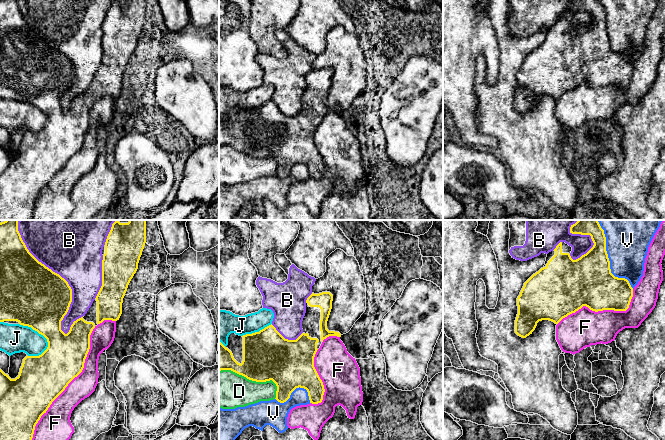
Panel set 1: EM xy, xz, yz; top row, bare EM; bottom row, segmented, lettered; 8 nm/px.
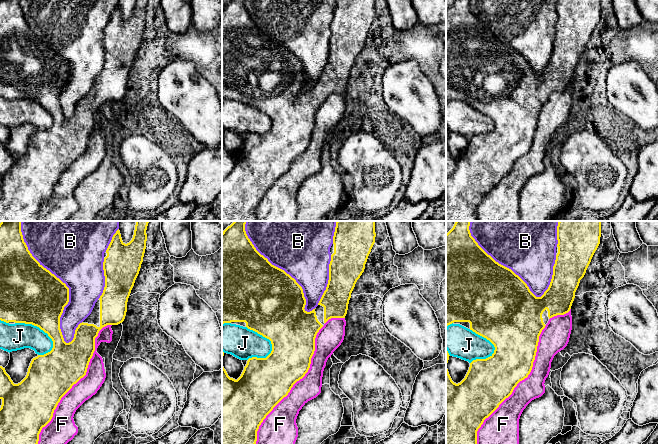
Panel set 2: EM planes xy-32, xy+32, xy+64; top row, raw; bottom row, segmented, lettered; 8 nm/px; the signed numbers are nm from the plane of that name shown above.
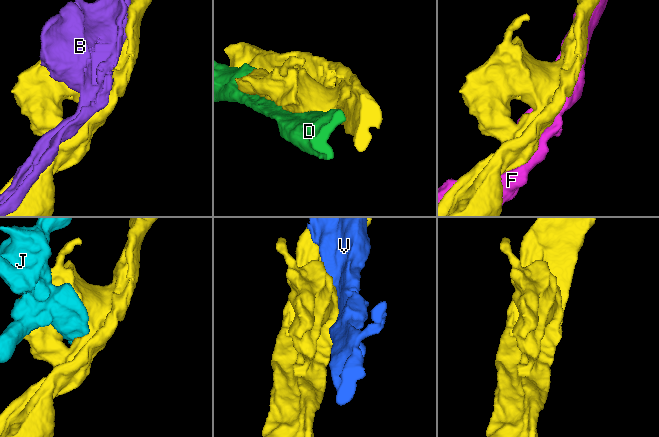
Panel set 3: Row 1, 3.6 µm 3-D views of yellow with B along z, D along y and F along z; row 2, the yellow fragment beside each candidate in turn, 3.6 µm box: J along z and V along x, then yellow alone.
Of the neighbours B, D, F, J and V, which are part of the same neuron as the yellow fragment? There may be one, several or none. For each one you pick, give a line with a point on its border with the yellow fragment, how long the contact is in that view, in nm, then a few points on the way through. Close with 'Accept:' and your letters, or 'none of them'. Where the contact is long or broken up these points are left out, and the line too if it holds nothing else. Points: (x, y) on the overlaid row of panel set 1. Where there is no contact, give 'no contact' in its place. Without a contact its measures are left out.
Accept: none of them

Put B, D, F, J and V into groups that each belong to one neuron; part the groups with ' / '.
B / D / F / J / V

